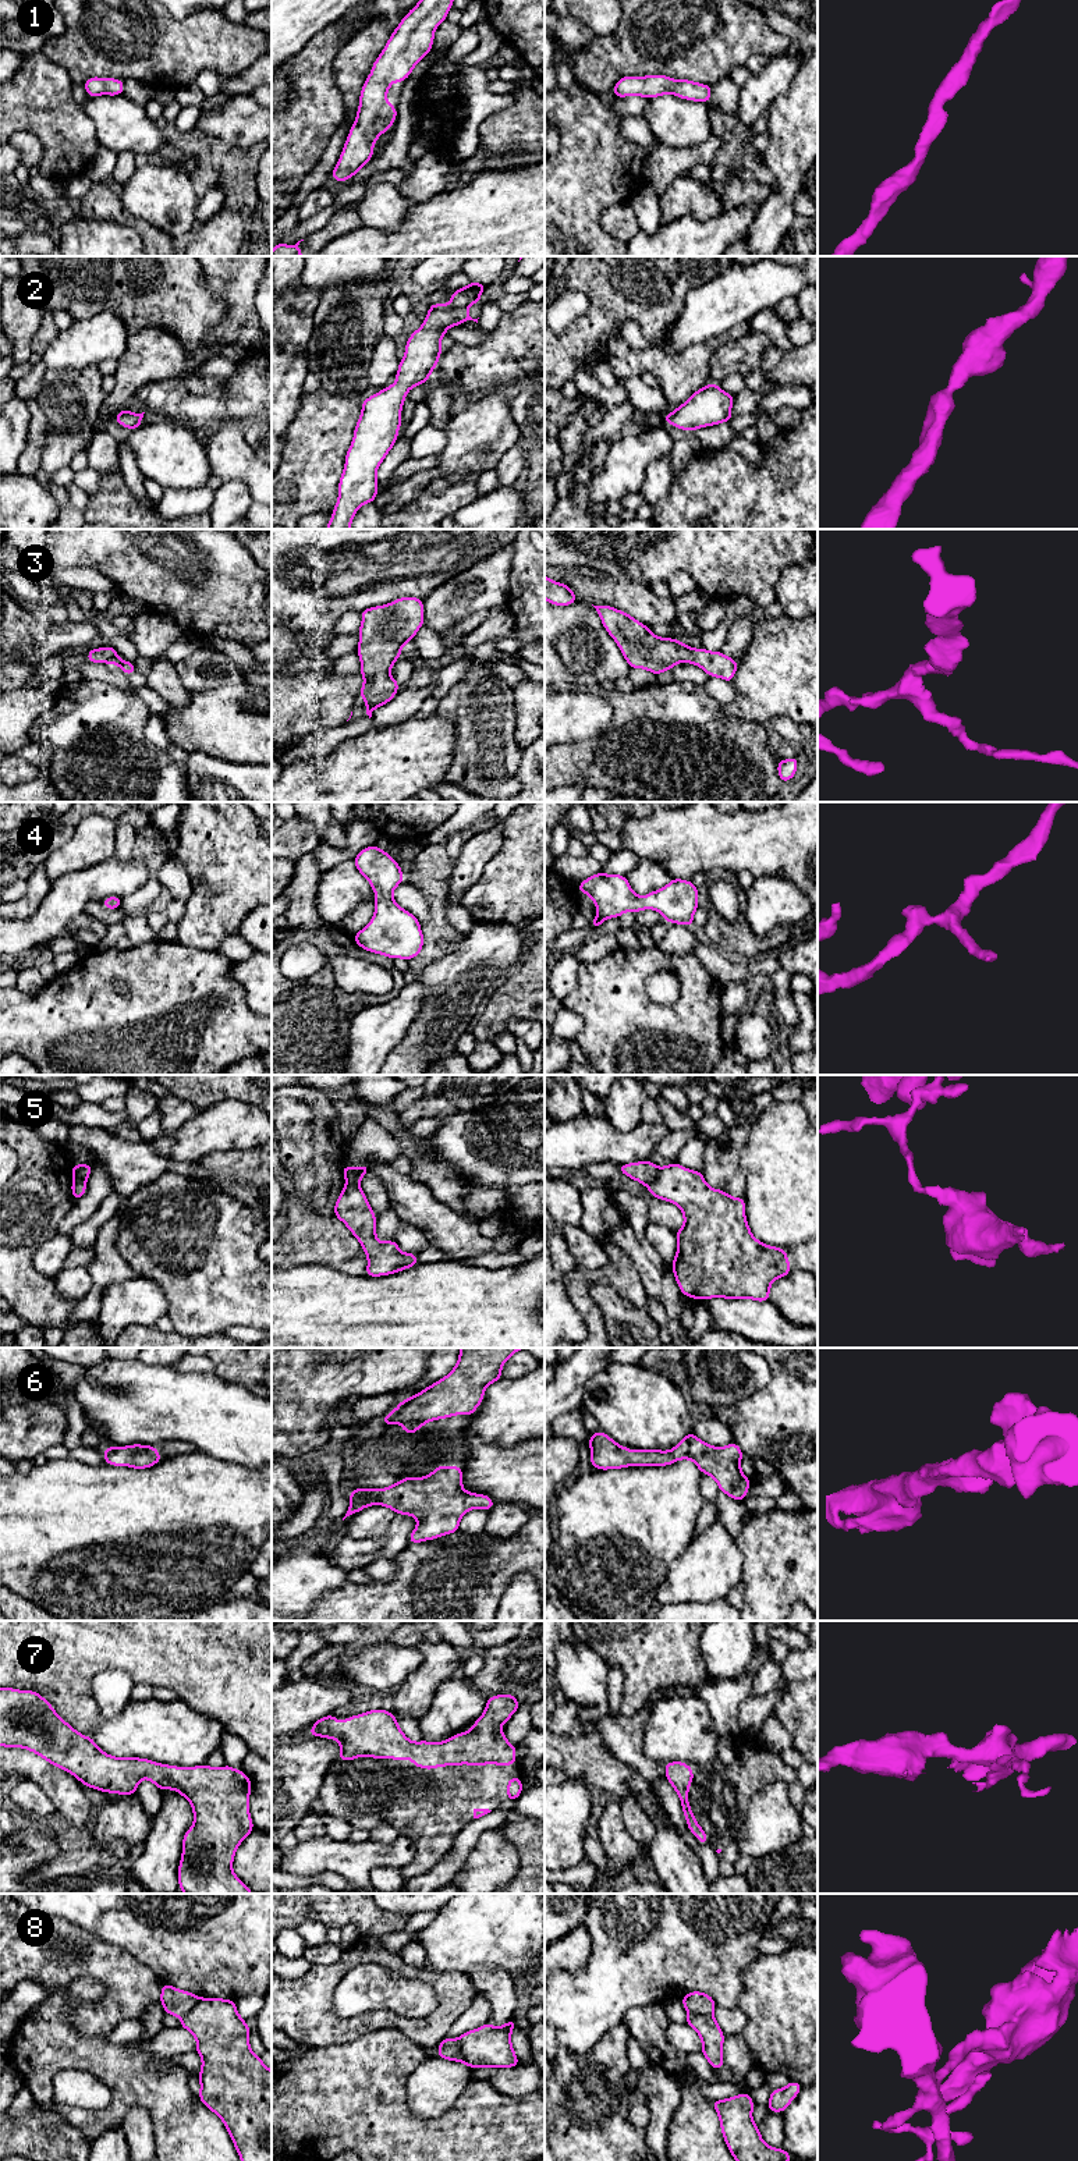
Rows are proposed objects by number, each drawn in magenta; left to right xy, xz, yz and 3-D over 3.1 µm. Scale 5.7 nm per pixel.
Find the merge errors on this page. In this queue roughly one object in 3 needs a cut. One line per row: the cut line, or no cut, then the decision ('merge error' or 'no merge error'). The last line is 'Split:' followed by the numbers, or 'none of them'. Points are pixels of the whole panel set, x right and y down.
1: no cut | no merge error
2: no cut | no merge error
3: no cut | no merge error
4: no cut | no merge error
5: yz (659, 1168), (655, 1180), (648, 1187) | merge error
6: no cut | no merge error
7: no cut | no merge error
8: yz (688, 2011), (712, 2015) | merge error
Split: 5, 8

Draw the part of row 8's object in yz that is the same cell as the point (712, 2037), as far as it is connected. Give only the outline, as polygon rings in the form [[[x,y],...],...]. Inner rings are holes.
[[[687,2013],[687,2025],[691,2026],[702,2040],[702,2054],[713,2069],[724,2068],[723,2043],[724,2034],[713,2015]]]

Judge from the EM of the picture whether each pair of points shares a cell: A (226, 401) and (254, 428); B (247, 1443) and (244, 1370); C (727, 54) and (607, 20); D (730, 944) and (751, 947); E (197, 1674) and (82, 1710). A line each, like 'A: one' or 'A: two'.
A: two
B: two
C: two
D: one
E: one

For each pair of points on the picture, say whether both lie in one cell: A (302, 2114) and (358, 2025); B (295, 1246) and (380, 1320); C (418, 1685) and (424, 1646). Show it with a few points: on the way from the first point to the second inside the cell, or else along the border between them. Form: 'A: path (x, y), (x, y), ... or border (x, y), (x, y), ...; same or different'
A: border (378, 2029), (332, 2047); different
B: border (286, 1267), (304, 1263), (323, 1263), (346, 1274); different
C: path (428, 1675), (428, 1656); same

